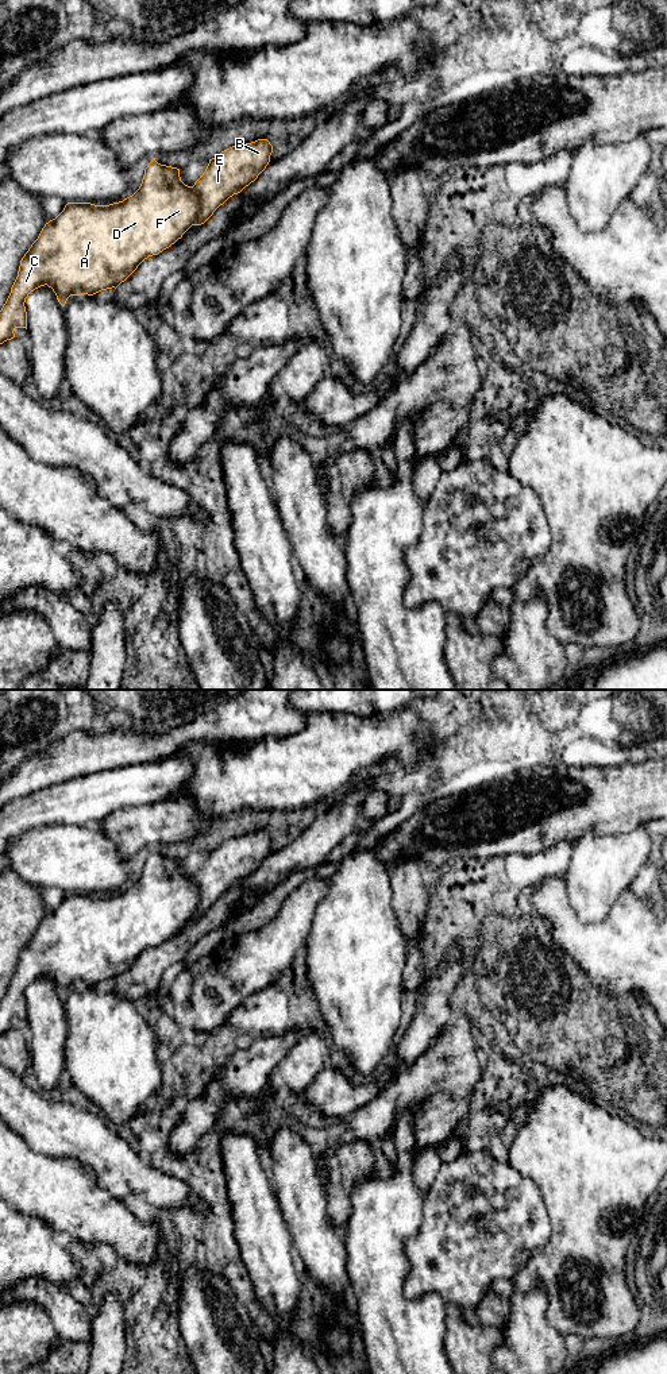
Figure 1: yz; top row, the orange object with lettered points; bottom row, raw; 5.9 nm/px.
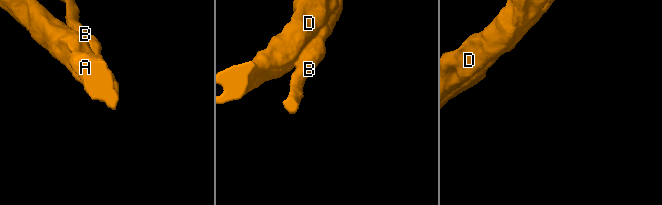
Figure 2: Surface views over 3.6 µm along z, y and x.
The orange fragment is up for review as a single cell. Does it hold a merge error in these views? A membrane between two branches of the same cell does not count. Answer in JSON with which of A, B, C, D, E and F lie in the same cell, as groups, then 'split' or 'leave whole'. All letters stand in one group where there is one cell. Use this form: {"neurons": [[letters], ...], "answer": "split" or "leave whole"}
{"neurons": [["A", "C", "D", "F"], ["B", "E"]], "answer": "split"}

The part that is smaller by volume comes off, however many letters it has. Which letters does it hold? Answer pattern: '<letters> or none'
B, E

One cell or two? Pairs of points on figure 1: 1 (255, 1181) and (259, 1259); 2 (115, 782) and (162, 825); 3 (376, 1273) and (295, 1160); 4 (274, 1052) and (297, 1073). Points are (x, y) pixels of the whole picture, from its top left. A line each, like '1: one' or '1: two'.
1: one
2: two
3: two
4: two

